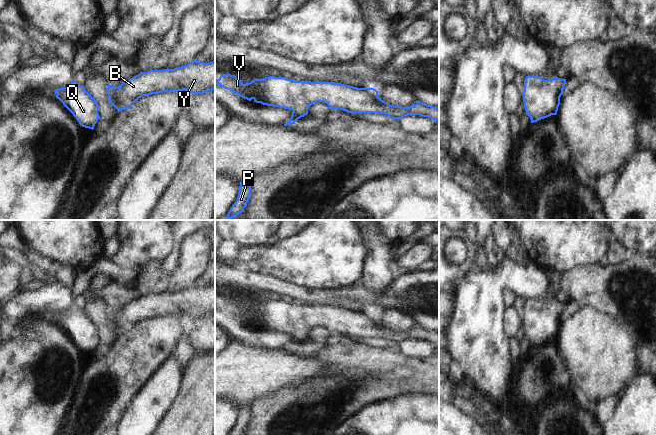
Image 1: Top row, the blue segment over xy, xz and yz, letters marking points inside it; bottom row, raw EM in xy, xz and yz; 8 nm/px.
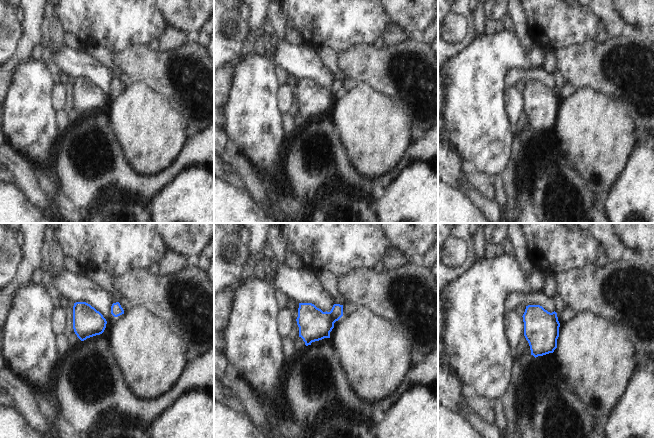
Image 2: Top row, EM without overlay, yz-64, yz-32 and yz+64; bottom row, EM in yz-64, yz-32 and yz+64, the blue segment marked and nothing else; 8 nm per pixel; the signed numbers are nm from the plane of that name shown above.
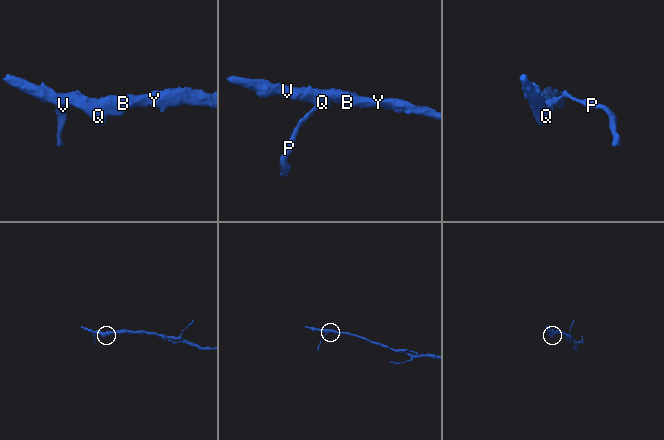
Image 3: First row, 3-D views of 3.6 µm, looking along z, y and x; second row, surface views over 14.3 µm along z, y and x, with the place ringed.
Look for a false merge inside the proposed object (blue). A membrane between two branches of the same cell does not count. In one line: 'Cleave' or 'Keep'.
Keep

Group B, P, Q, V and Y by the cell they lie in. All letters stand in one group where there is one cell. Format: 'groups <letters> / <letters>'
groups B P Q V Y

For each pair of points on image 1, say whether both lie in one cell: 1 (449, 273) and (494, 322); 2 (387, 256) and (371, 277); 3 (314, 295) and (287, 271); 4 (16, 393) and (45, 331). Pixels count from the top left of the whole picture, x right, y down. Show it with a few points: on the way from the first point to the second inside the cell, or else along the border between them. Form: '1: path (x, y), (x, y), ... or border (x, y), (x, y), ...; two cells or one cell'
1: border (468, 272), (456, 283); two cells
2: path (382, 261), (378, 265), (376, 272); one cell
3: border (280, 279), (309, 288), (326, 289); two cells
4: path (20, 378), (20, 368), (42, 346); one cell

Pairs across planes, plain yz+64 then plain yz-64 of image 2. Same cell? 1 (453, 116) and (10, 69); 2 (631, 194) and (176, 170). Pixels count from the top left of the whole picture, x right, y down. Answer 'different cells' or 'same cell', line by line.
1: different cells
2: different cells

